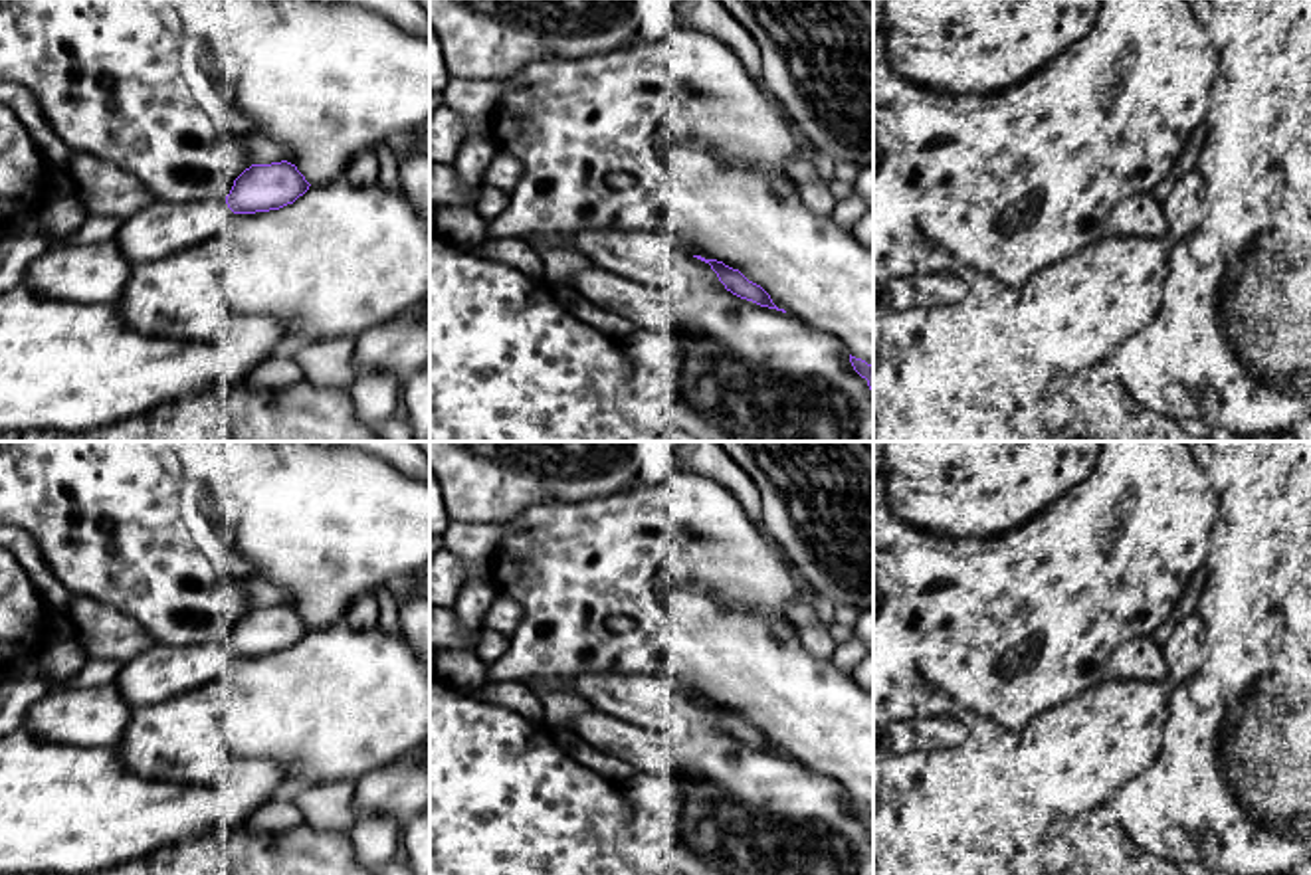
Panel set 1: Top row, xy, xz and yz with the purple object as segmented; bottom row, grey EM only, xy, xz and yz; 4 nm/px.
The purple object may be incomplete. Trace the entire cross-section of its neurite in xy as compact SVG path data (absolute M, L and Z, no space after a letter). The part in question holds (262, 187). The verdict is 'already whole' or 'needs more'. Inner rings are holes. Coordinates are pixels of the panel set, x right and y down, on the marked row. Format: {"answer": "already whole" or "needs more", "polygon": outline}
{"answer": "needs more", "polygon": "M287 160L252 164L234 180L224 200L152 202L125 218L113 240L123 257L133 263L162 259L212 240L202 234L206 206L222 204L234 214L269 212L293 204L309 186L297 166Z"}

